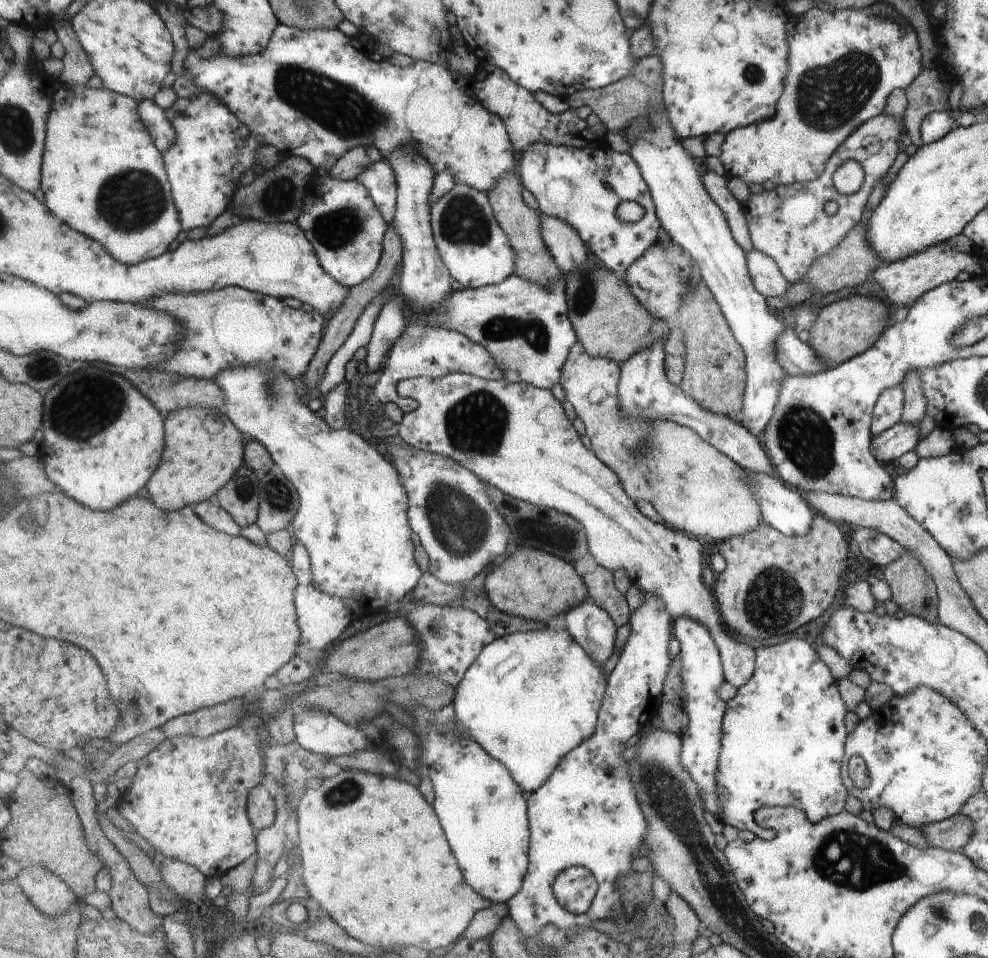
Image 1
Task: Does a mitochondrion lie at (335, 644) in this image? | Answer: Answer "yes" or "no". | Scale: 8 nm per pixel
no

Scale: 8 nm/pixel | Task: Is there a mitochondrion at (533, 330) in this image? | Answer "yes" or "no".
yes

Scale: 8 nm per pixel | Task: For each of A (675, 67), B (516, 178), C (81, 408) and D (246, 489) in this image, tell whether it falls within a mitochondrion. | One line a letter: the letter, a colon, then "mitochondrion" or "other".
A: other
B: other
C: mitochondrion
D: mitochondrion

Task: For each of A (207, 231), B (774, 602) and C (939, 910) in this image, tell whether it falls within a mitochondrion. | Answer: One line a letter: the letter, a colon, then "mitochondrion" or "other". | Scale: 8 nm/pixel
A: other
B: mitochondrion
C: mitochondrion

